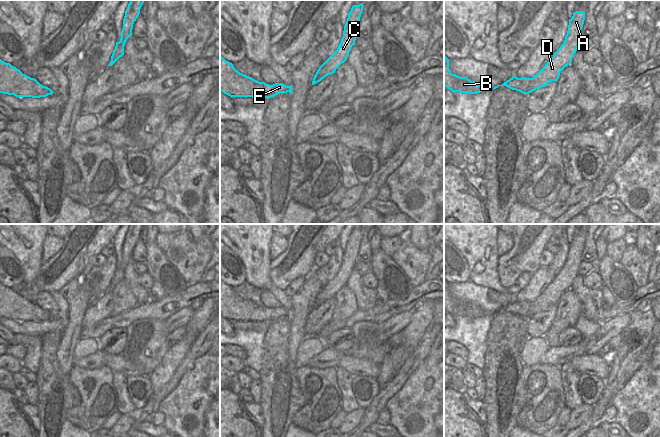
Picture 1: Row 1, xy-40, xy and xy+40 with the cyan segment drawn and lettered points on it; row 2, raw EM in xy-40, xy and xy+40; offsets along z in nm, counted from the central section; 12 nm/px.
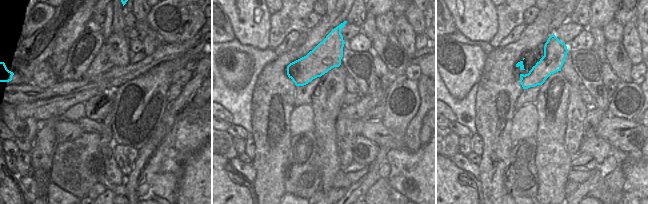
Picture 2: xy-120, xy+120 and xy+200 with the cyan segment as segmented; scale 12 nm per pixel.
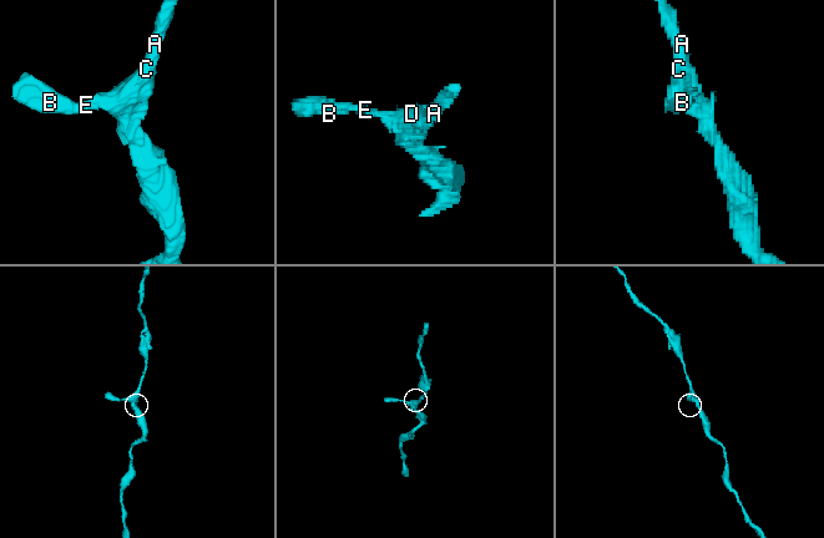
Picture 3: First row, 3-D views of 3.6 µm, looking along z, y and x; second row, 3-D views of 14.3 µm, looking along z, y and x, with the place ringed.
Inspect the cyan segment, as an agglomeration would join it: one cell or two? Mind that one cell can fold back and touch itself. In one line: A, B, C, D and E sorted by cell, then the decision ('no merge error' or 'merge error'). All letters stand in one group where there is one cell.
A B C D E; no merge error

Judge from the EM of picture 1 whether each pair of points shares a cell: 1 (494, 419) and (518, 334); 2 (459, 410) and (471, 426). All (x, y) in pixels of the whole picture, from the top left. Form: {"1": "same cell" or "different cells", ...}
{"1": "same cell", "2": "same cell"}

